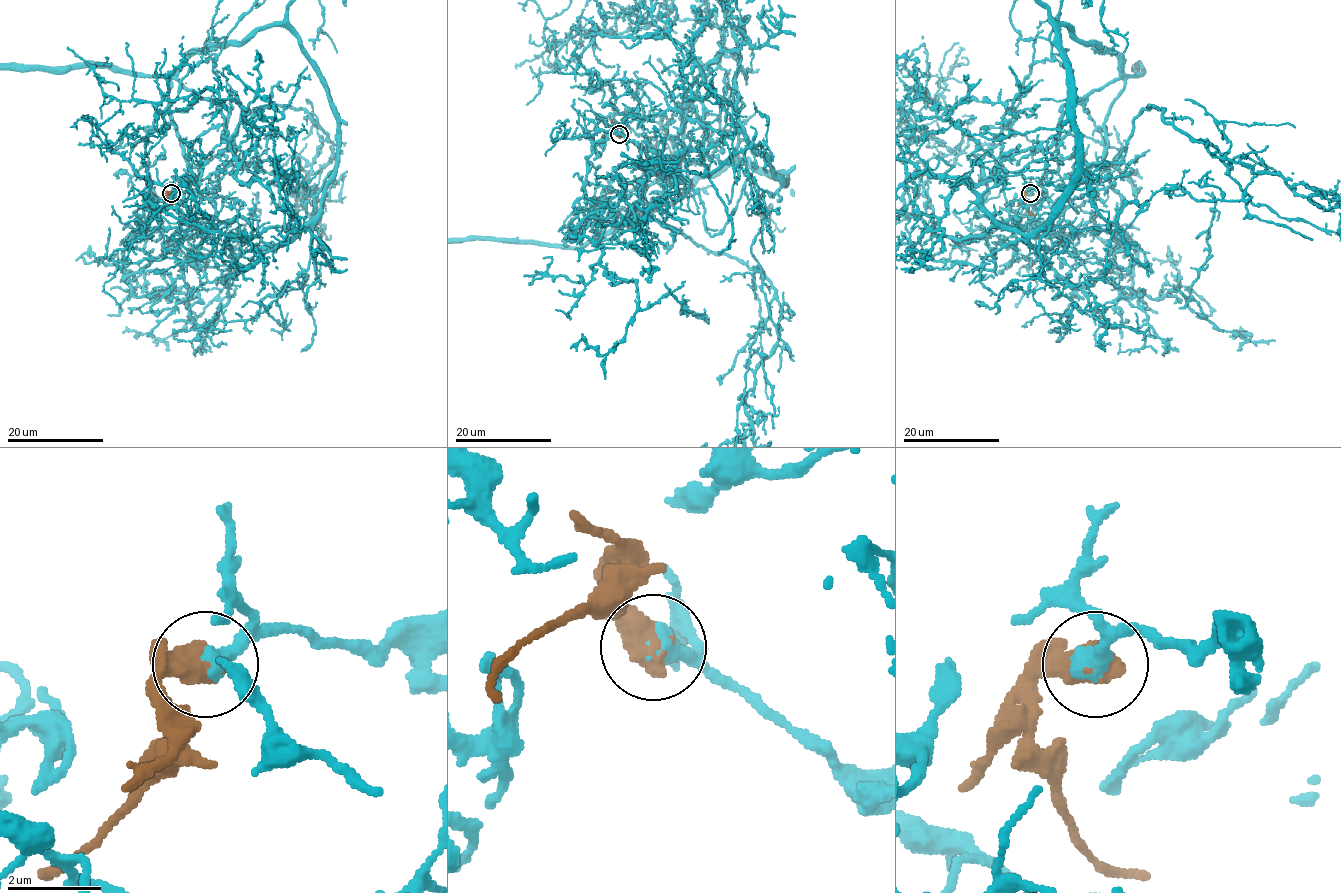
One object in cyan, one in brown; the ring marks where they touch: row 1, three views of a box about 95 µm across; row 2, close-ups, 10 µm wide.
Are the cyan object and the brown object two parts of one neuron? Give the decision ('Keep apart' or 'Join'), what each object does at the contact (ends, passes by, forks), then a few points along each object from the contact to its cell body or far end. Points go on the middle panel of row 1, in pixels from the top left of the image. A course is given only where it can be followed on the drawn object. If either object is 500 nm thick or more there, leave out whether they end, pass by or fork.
Join. Course of cyan: (619, 134), (648, 146), (640, 162), (676, 165), (635, 223), (732, 156), (749, 108), (759, 253), (675, 293). Course of brown: (619, 134), (615, 128), (603, 138), (604, 140)

